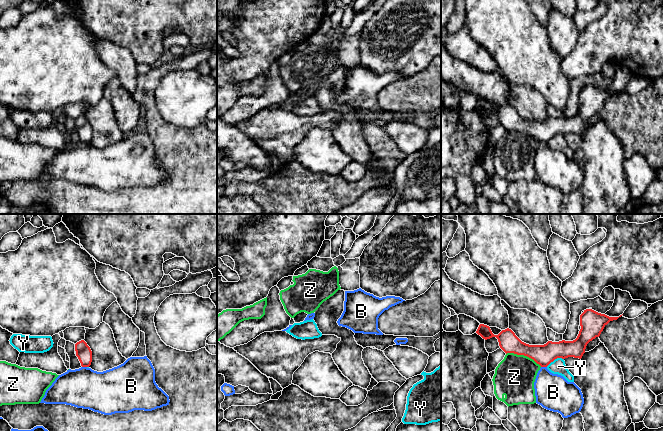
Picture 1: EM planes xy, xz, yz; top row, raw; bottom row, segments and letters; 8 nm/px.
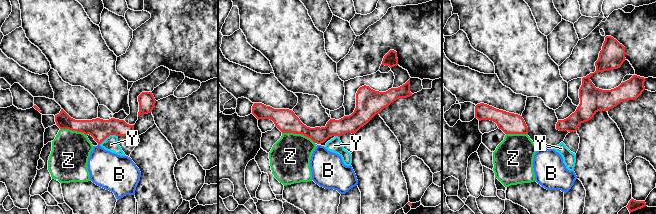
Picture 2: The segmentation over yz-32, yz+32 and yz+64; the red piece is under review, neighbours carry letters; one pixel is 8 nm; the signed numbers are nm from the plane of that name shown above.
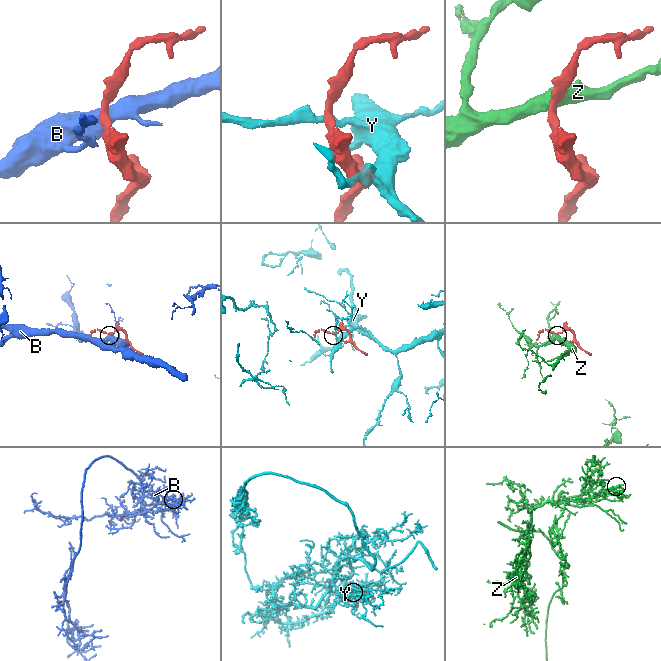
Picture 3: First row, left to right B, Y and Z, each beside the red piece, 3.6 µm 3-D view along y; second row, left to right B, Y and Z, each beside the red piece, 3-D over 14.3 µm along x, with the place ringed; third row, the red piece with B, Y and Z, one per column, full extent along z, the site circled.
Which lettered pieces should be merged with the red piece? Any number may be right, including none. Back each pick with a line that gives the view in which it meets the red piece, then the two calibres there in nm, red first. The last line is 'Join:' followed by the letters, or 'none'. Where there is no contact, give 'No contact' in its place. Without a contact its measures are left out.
Join: none

